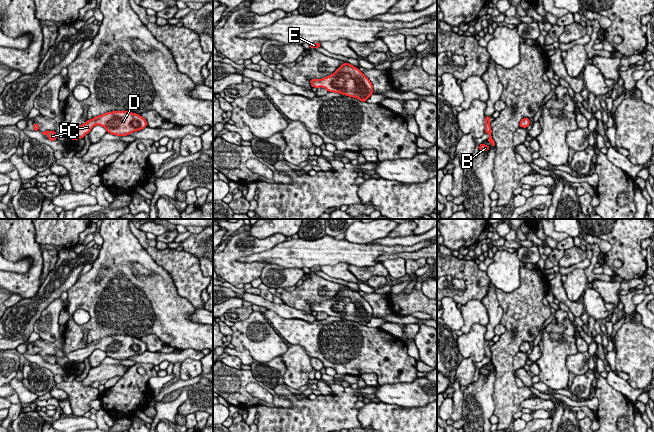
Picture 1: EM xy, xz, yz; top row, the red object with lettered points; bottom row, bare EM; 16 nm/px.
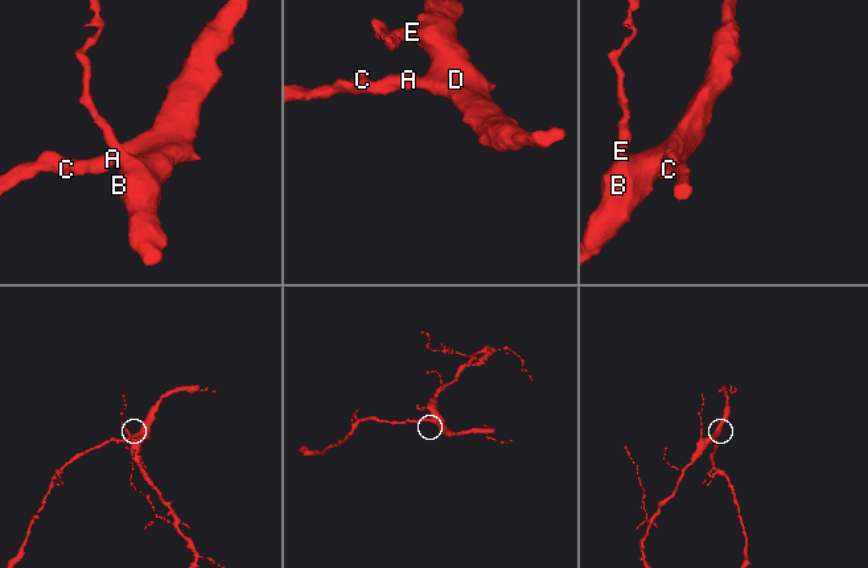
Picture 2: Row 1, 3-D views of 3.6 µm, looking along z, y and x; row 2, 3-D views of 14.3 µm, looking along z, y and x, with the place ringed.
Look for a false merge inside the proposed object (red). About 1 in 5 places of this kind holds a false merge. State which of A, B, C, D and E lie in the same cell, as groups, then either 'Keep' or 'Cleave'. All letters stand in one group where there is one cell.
Groups: A B C D E. Keep

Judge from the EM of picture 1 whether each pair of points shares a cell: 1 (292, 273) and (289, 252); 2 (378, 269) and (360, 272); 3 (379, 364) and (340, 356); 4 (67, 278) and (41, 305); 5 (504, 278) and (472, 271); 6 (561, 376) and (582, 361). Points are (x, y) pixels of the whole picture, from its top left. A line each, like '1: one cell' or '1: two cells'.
1: two cells
2: one cell
3: one cell
4: one cell
5: two cells
6: two cells

